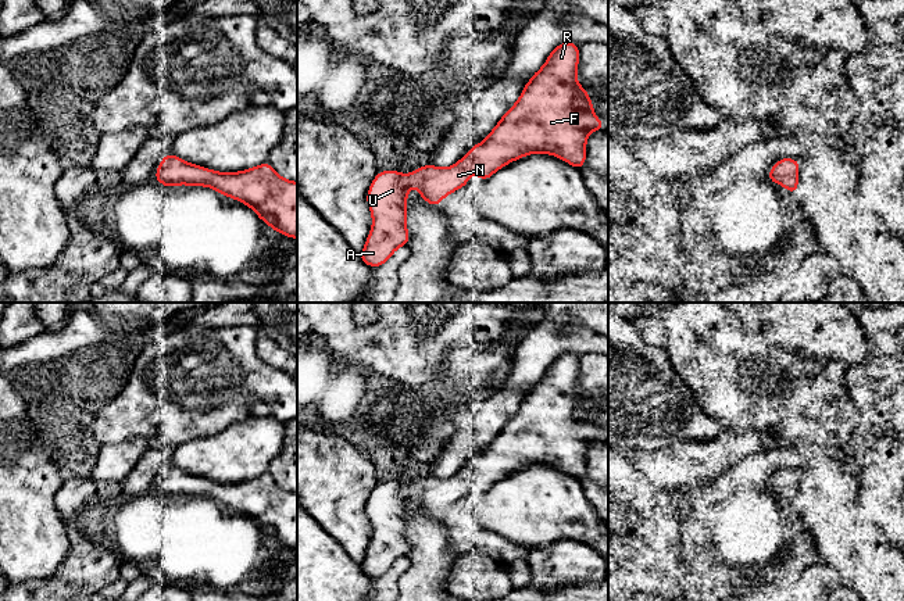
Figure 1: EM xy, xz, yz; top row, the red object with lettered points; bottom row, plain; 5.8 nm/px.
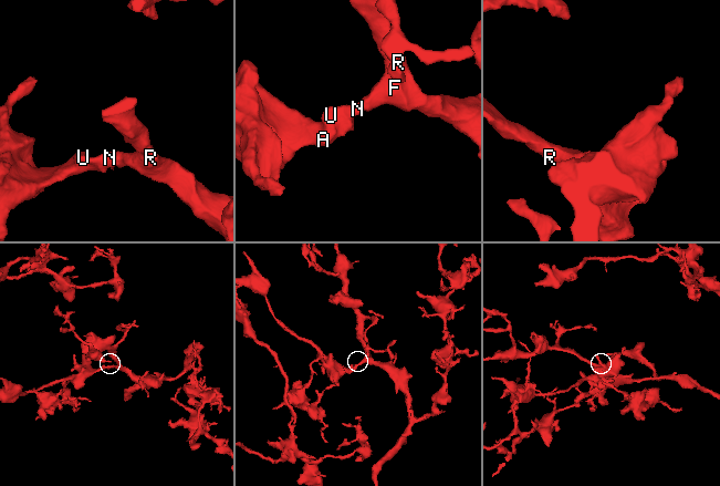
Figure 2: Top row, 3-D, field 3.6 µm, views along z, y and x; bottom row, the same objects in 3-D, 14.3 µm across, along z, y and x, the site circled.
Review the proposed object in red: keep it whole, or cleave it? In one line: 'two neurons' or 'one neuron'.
one neuron

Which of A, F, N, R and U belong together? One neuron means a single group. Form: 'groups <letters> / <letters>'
groups A F N R U

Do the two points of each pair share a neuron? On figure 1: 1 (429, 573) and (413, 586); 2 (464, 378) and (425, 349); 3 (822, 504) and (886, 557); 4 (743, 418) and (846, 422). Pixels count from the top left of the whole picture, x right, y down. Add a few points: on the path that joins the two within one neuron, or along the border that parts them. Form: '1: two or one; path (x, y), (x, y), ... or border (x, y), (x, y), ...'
1: one; path (425, 578), (417, 586)
2: two; border (470, 343), (447, 351), (440, 378)
3: one; path (838, 519), (871, 553)
4: one; path (768, 418), (821, 419)

